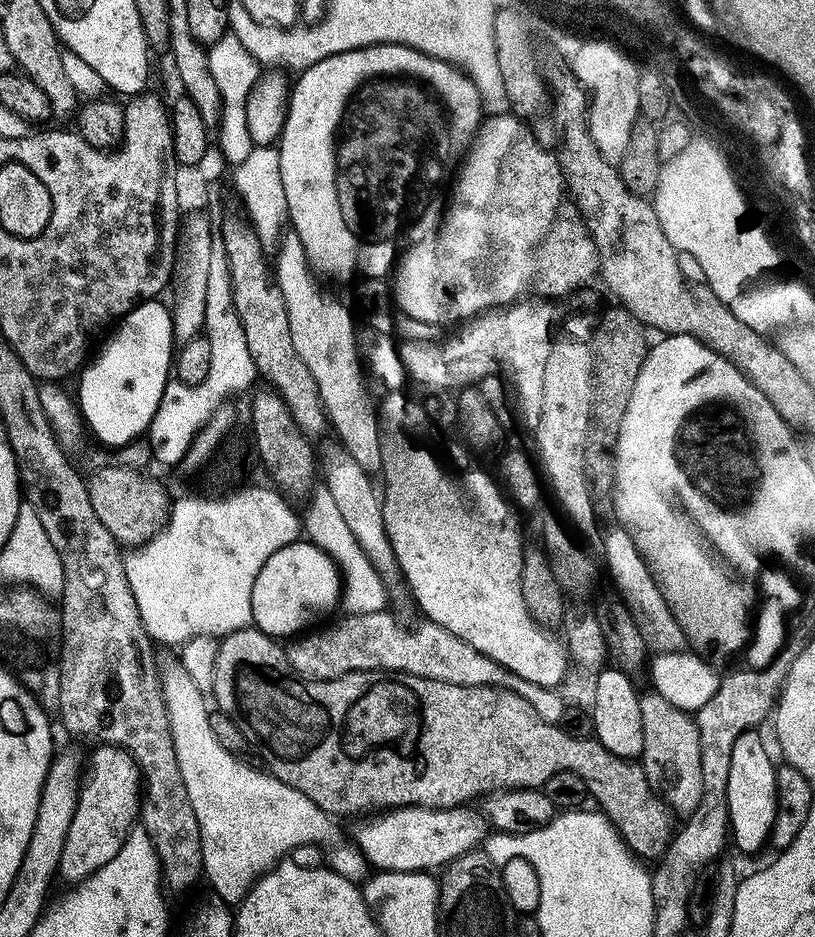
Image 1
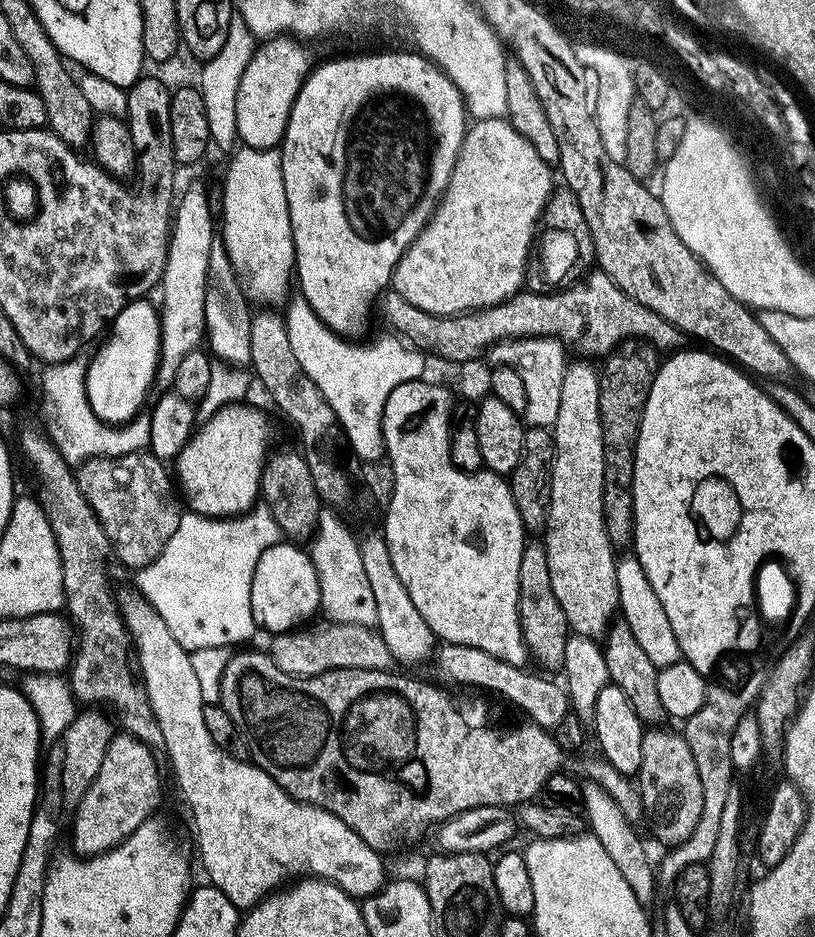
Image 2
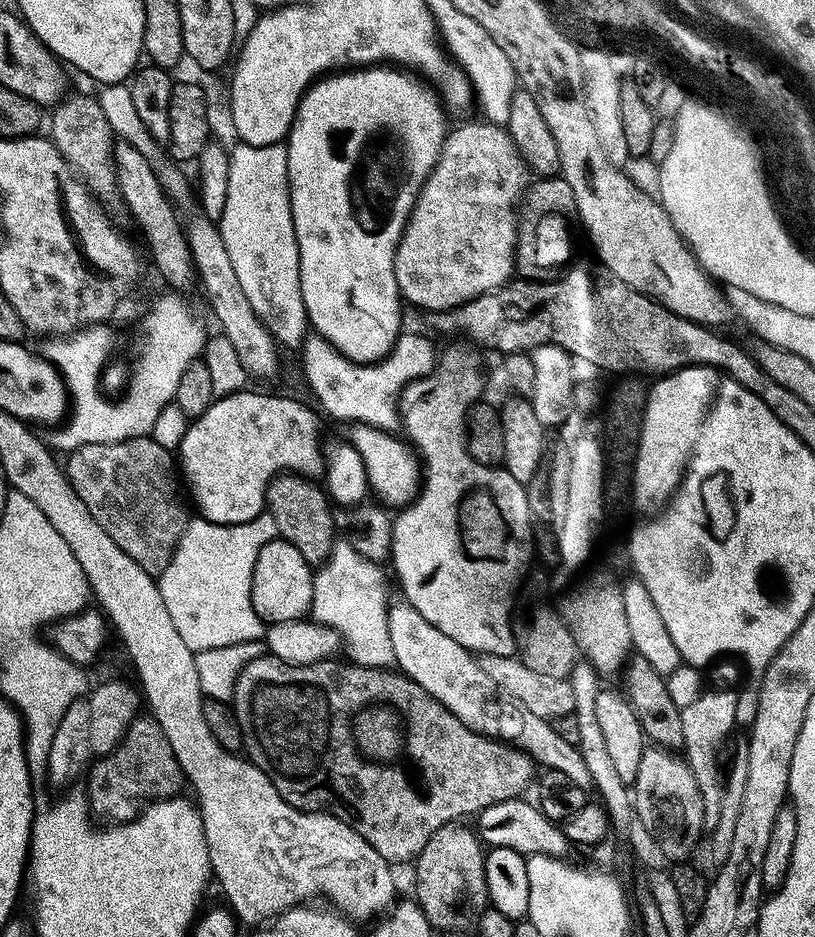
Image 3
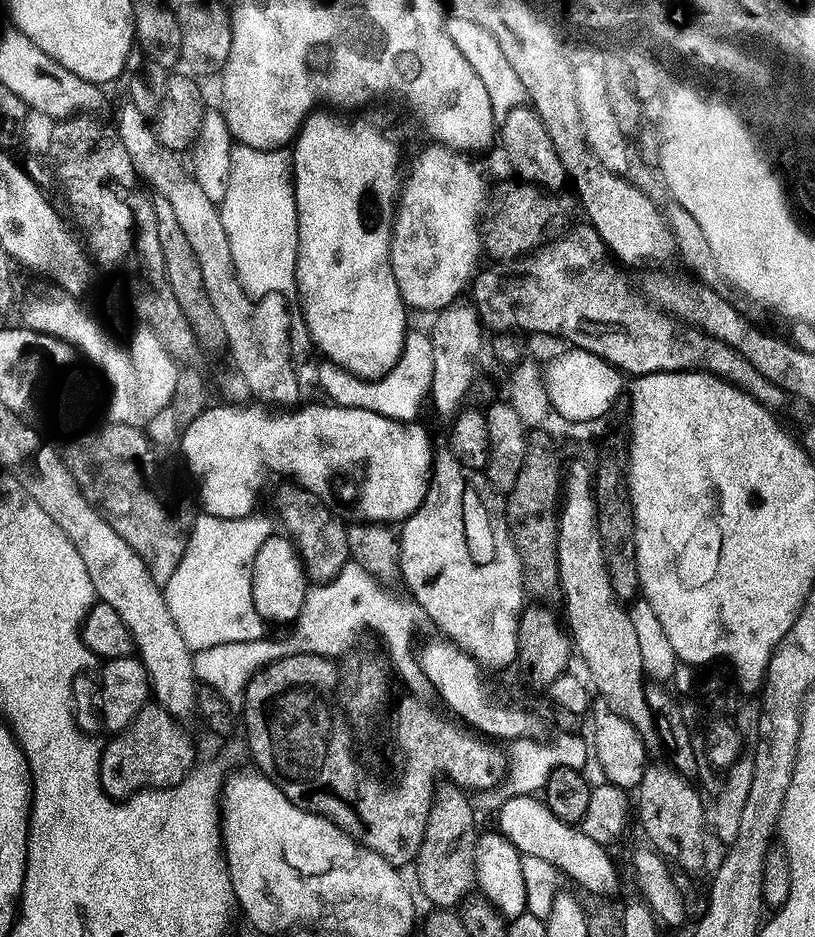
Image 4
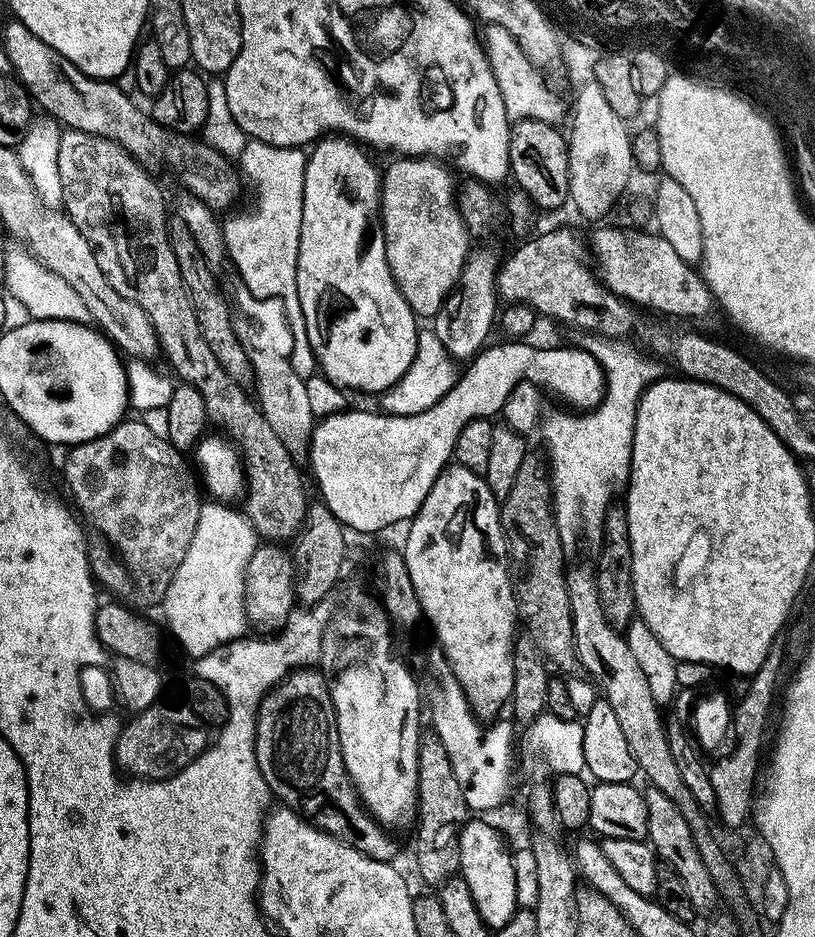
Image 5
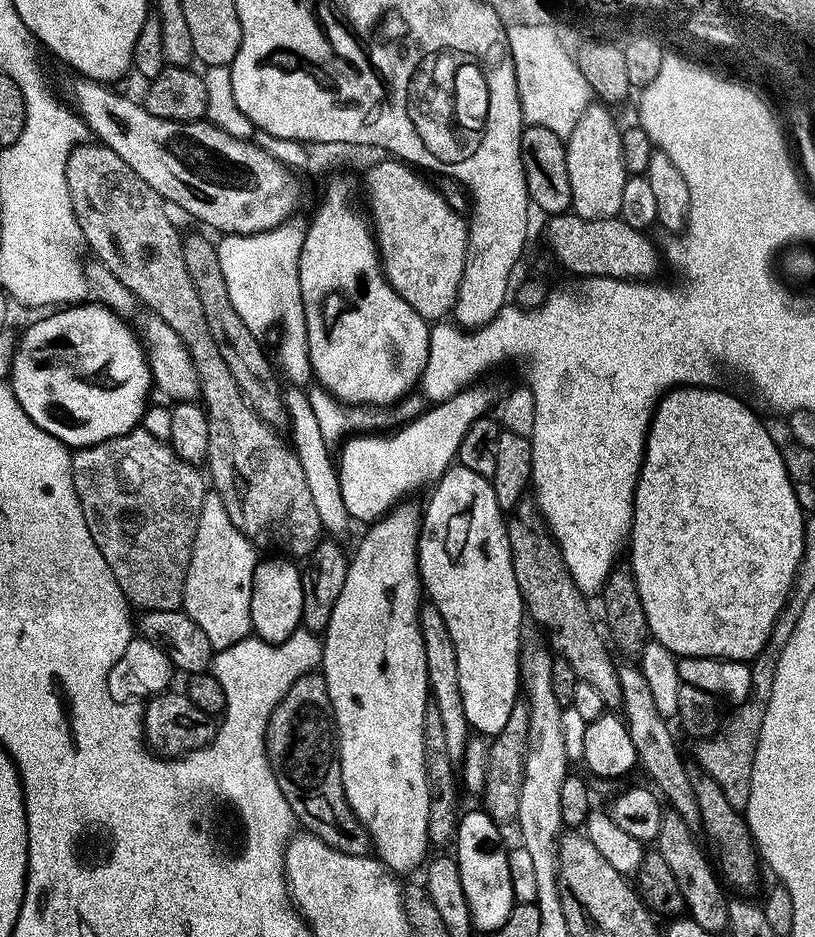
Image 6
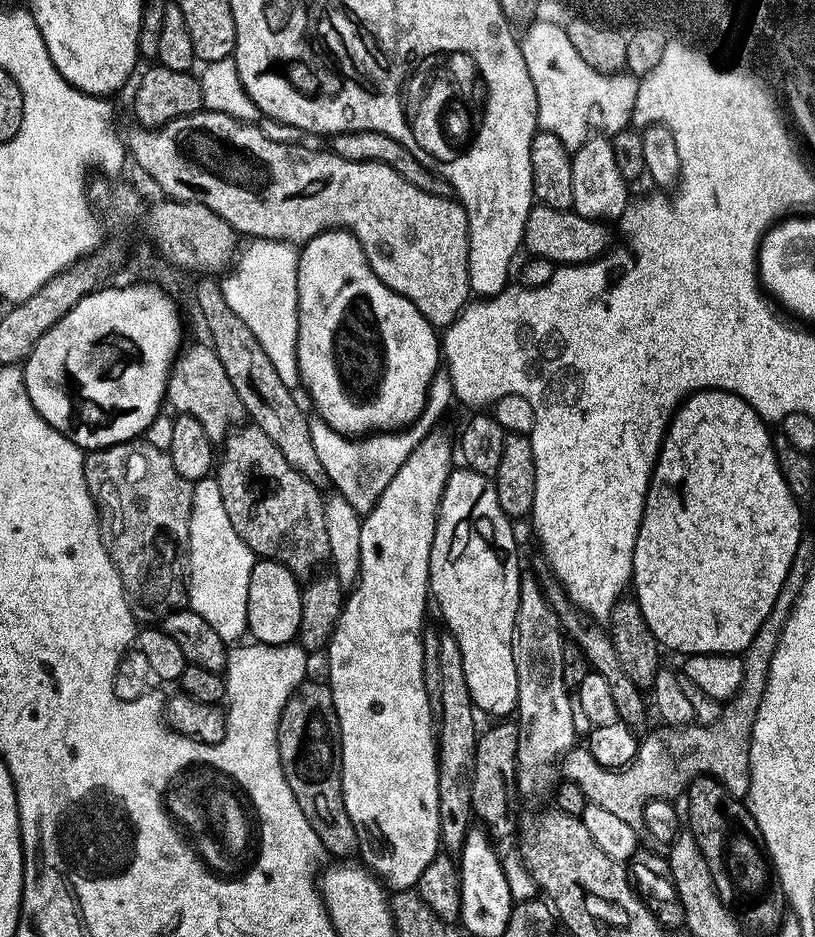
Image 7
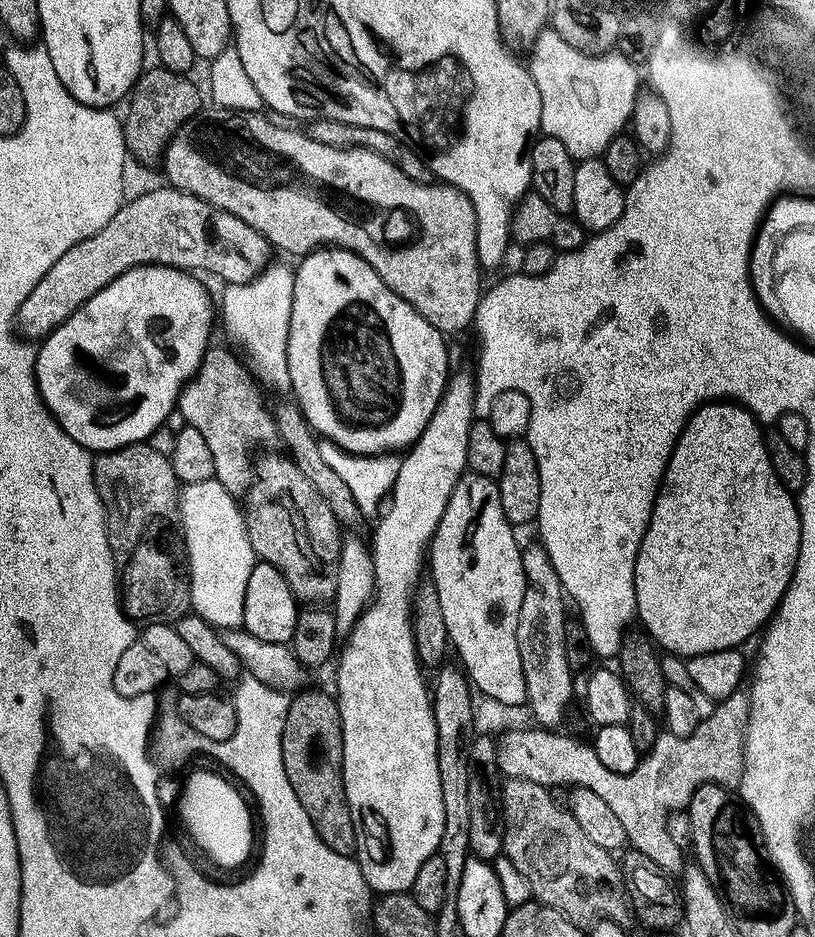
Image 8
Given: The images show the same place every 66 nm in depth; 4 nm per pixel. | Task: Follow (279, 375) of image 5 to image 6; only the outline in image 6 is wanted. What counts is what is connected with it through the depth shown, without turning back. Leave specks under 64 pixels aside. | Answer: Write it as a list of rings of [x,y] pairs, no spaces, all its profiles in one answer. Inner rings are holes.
[[[288,386],[285,389],[282,392],[282,408],[286,413],[286,420],[288,416],[288,432],[292,435],[290,447],[304,471],[306,486],[310,486],[310,498],[314,502],[314,510],[318,510],[321,529],[329,537],[340,538],[350,524],[350,517],[340,497],[337,469],[334,467],[333,457],[328,457],[329,445],[318,426],[318,420],[314,418],[314,410],[308,401],[307,391],[300,386]]]

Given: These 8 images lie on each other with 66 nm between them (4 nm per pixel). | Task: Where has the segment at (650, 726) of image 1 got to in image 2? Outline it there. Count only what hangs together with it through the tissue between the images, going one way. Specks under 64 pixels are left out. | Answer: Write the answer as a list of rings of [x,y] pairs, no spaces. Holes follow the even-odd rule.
[[[652,726],[642,738],[642,766],[638,773],[640,801],[644,807],[644,816],[652,827],[652,832],[668,848],[676,848],[694,831],[698,818],[702,818],[702,778],[698,778],[698,766],[690,746],[679,731],[671,732],[668,726]]]

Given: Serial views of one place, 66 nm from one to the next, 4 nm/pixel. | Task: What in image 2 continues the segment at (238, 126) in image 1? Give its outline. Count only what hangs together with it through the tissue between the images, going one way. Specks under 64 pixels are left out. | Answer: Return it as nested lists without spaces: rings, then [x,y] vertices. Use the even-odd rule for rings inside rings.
[[[234,12],[227,31],[225,45],[214,58],[203,63],[199,90],[206,106],[207,122],[210,125],[211,143],[225,152],[231,153],[238,142],[237,134],[237,92],[239,83],[250,64],[250,59],[258,47],[257,37],[248,28],[240,13]]]

